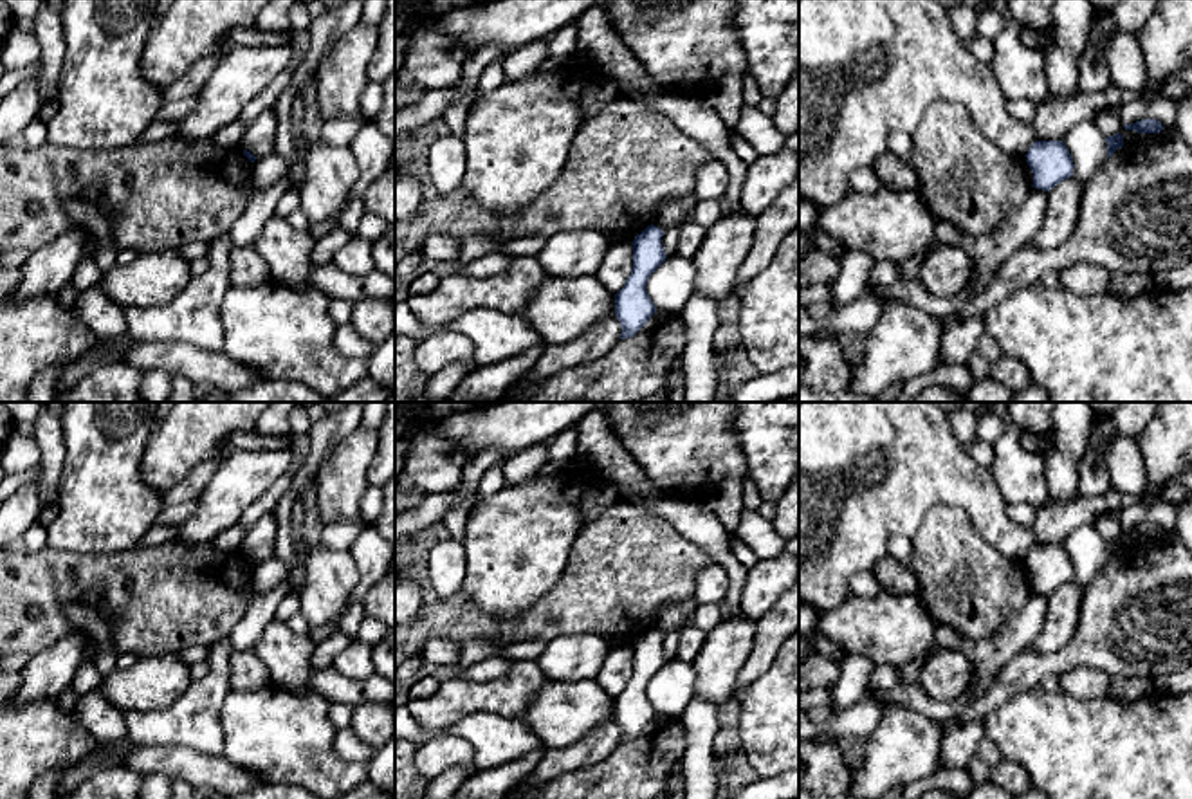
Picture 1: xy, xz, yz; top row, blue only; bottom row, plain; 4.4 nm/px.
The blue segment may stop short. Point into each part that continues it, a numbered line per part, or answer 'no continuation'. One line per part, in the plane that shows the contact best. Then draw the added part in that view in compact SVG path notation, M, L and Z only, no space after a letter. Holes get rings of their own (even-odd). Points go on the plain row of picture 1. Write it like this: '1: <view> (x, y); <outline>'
no continuation

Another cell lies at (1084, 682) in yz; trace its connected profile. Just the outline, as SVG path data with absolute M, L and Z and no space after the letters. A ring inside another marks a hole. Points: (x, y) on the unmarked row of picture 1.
M1077 667L1059 676L1060 689L1073 698L1091 700L1104 696L1109 685L1109 676L1093 667Z

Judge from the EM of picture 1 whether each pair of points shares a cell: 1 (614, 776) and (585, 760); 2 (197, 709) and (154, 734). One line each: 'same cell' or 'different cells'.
1: different cells
2: same cell

